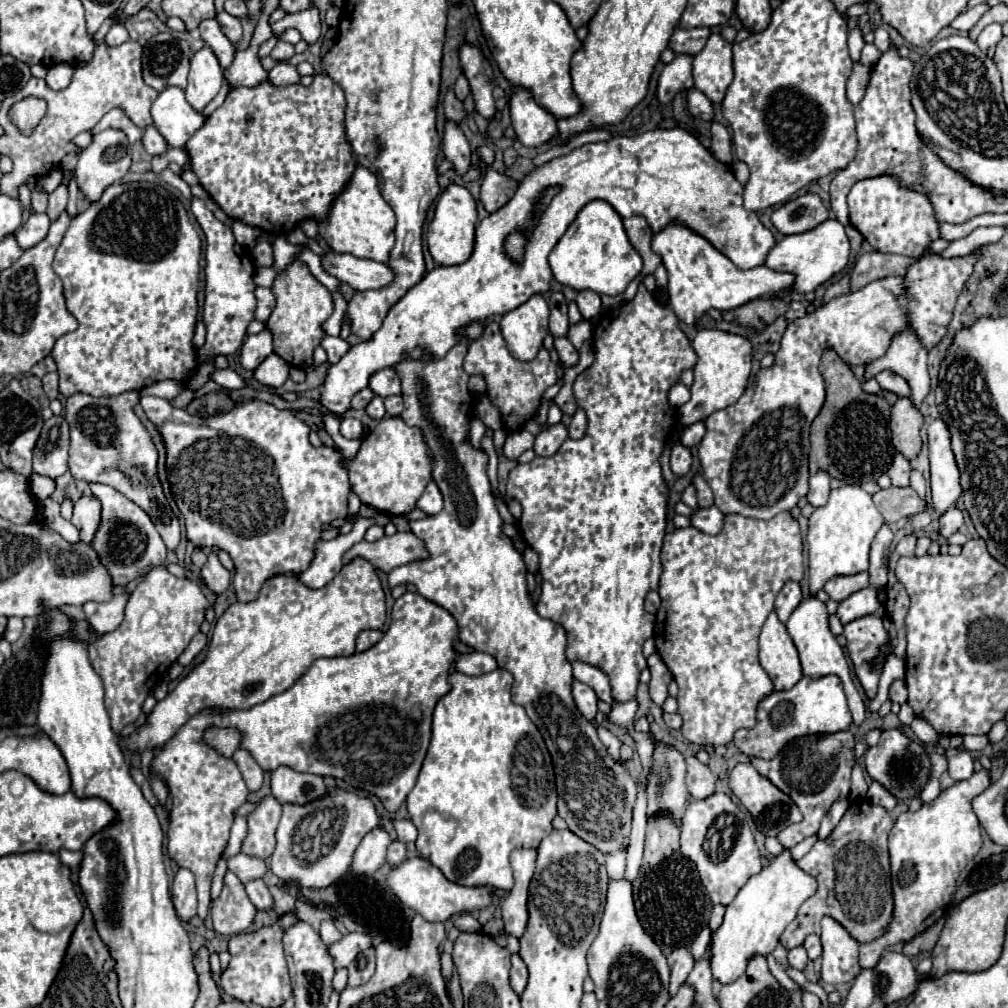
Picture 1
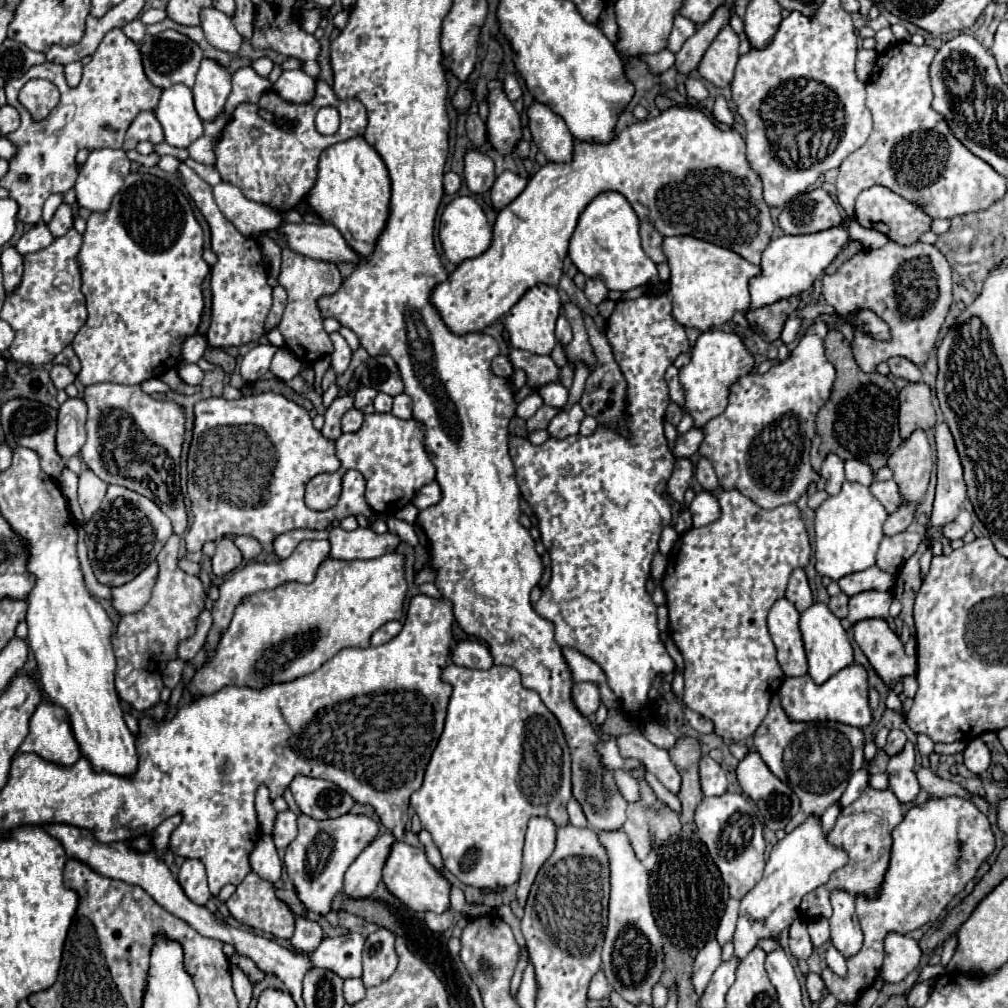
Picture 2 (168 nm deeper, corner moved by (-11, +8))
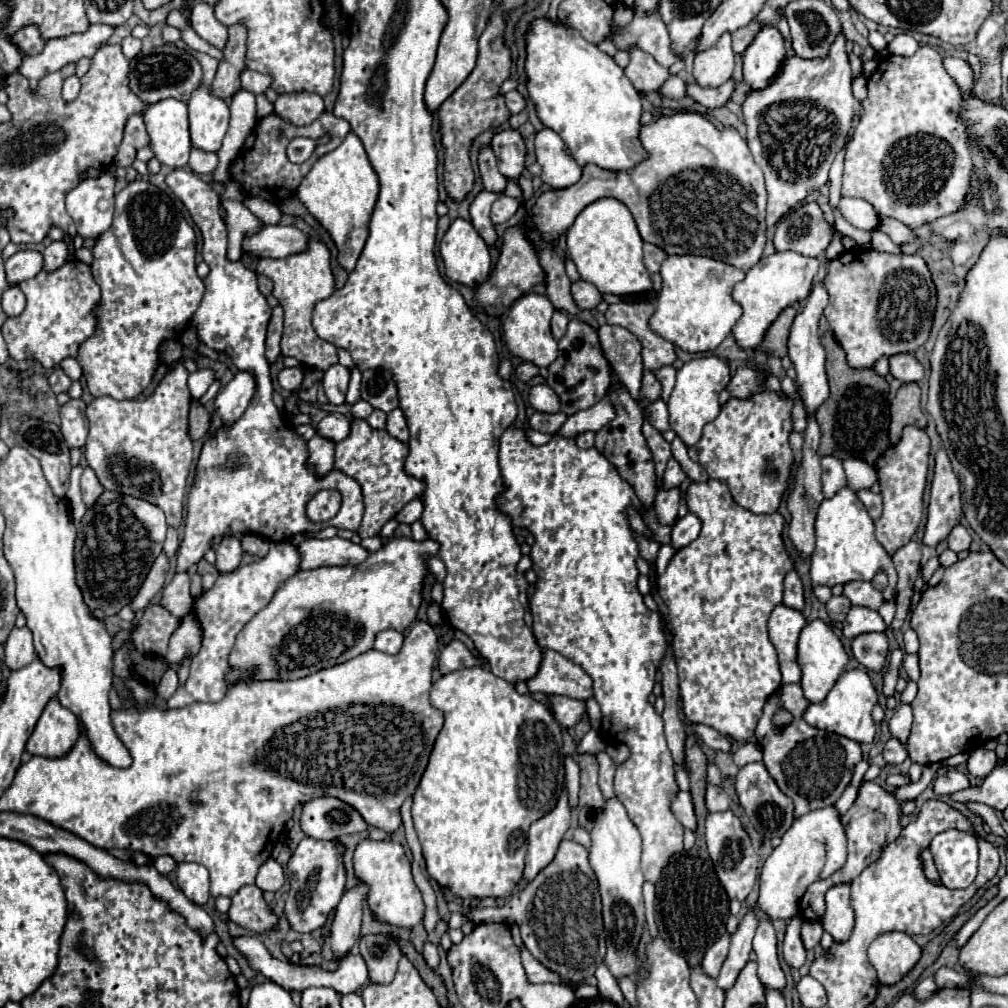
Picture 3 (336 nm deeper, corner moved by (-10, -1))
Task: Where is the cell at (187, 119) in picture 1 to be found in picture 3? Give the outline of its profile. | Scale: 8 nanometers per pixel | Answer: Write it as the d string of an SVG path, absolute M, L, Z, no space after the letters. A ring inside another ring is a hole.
M174 98L160 100L158 104L146 108L144 124L154 158L170 168L184 168L190 154L186 104Z

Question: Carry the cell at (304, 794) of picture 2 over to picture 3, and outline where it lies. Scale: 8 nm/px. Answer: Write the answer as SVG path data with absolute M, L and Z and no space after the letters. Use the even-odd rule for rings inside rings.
M330 796L306 802L300 824L304 834L316 840L336 840L342 834L364 832L368 828L364 818L352 806Z

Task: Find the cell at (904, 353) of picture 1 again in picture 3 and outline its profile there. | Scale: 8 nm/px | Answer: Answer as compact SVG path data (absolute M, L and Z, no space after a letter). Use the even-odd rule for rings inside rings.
M850 248L830 262L824 284L830 294L824 316L852 368L872 368L880 356L914 352L928 340L936 288L920 256Z

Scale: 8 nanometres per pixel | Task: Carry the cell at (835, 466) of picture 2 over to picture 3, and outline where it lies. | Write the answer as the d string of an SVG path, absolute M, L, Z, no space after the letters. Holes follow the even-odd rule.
M834 456L822 458L822 492L826 498L834 496L838 490L846 486L846 474L842 462Z

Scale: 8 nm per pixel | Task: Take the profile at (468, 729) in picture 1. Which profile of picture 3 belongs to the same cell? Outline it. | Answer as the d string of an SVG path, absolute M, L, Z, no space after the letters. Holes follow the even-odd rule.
M486 666L462 668L462 670L456 670L456 672L442 676L438 682L432 684L430 704L444 714L444 726L434 742L428 766L420 778L420 784L418 784L416 794L414 794L414 804L412 804L412 820L414 820L414 828L418 832L418 840L422 844L426 870L428 870L432 880L436 880L442 888L450 890L454 896L460 896L460 898L484 898L484 896L506 898L512 894L514 886L520 882L522 872L524 872L526 838L528 838L530 824L540 820L542 816L546 816L556 806L556 800L558 800L560 790L564 786L564 752L562 752L560 726L554 722L550 710L544 704L532 700L528 694L526 696L518 694L510 682L494 676Z

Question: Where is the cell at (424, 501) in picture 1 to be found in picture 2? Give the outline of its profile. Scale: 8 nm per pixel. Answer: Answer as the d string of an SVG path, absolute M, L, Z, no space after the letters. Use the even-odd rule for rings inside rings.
M433 481L433 483L421 487L421 489L415 493L415 497L413 497L411 503L413 503L417 509L427 509L427 507L439 503L439 499L441 499L441 487L439 487L439 483Z

